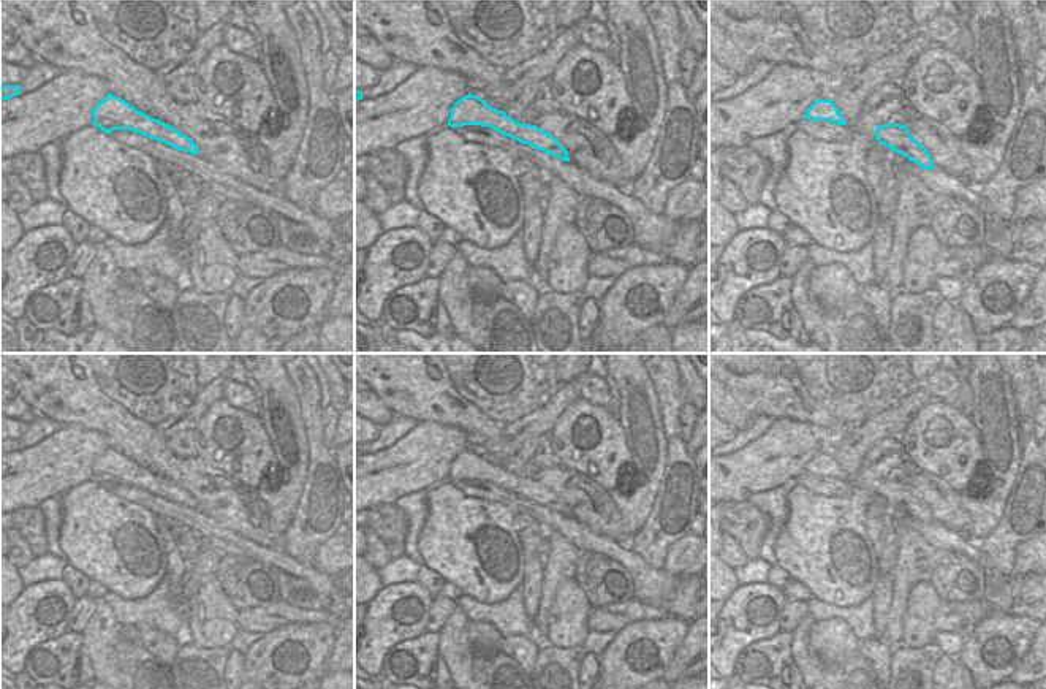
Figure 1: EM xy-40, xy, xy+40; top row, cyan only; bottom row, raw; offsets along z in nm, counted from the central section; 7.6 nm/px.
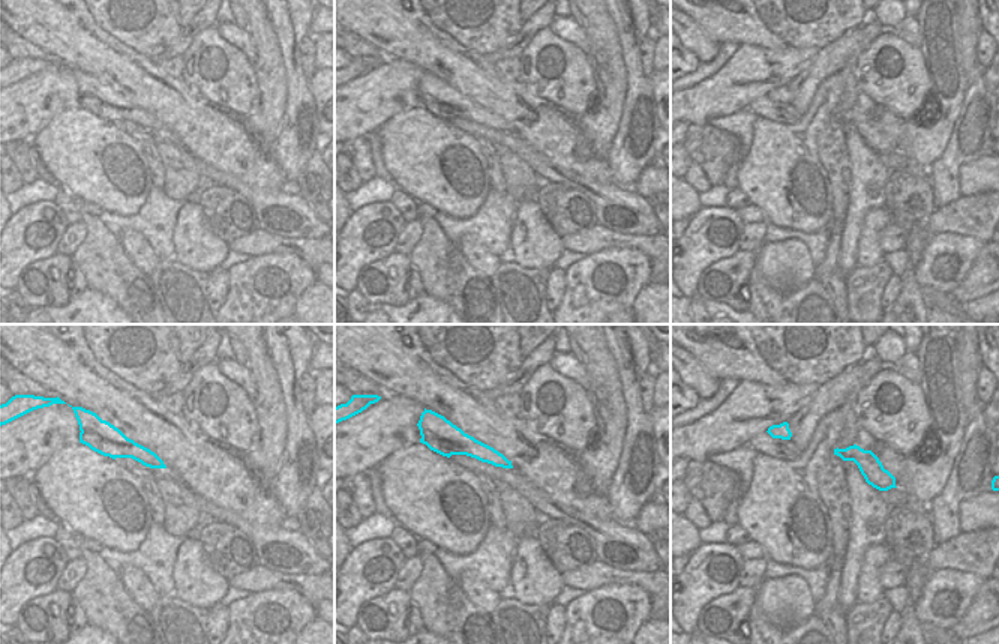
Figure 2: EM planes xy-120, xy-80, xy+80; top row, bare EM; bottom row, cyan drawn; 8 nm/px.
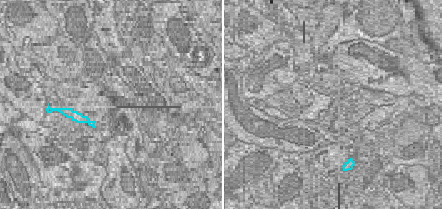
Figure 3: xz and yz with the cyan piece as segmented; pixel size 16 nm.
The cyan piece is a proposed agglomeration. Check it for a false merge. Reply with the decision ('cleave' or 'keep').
keep

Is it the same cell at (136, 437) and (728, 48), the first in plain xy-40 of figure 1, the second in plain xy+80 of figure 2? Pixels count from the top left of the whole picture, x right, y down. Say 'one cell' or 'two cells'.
two cells

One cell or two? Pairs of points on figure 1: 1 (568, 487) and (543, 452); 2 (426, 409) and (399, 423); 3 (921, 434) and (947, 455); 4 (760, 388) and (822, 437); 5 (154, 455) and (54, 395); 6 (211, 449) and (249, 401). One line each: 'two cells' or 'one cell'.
1: two cells
2: two cells
3: one cell
4: two cells
5: one cell
6: two cells

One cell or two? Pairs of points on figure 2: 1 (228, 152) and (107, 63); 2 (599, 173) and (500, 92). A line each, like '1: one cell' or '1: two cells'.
1: one cell
2: one cell

